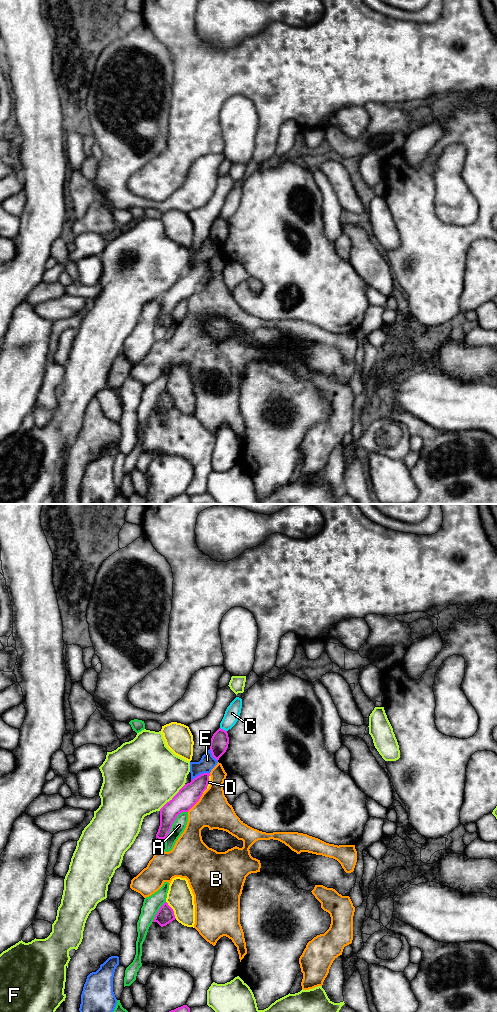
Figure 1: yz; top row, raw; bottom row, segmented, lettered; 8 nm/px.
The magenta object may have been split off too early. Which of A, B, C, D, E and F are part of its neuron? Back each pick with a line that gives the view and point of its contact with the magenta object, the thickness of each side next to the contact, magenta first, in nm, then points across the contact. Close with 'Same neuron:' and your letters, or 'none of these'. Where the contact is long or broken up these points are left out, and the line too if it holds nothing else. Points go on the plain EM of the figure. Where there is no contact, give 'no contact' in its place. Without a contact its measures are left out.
Same neuron: none of these

